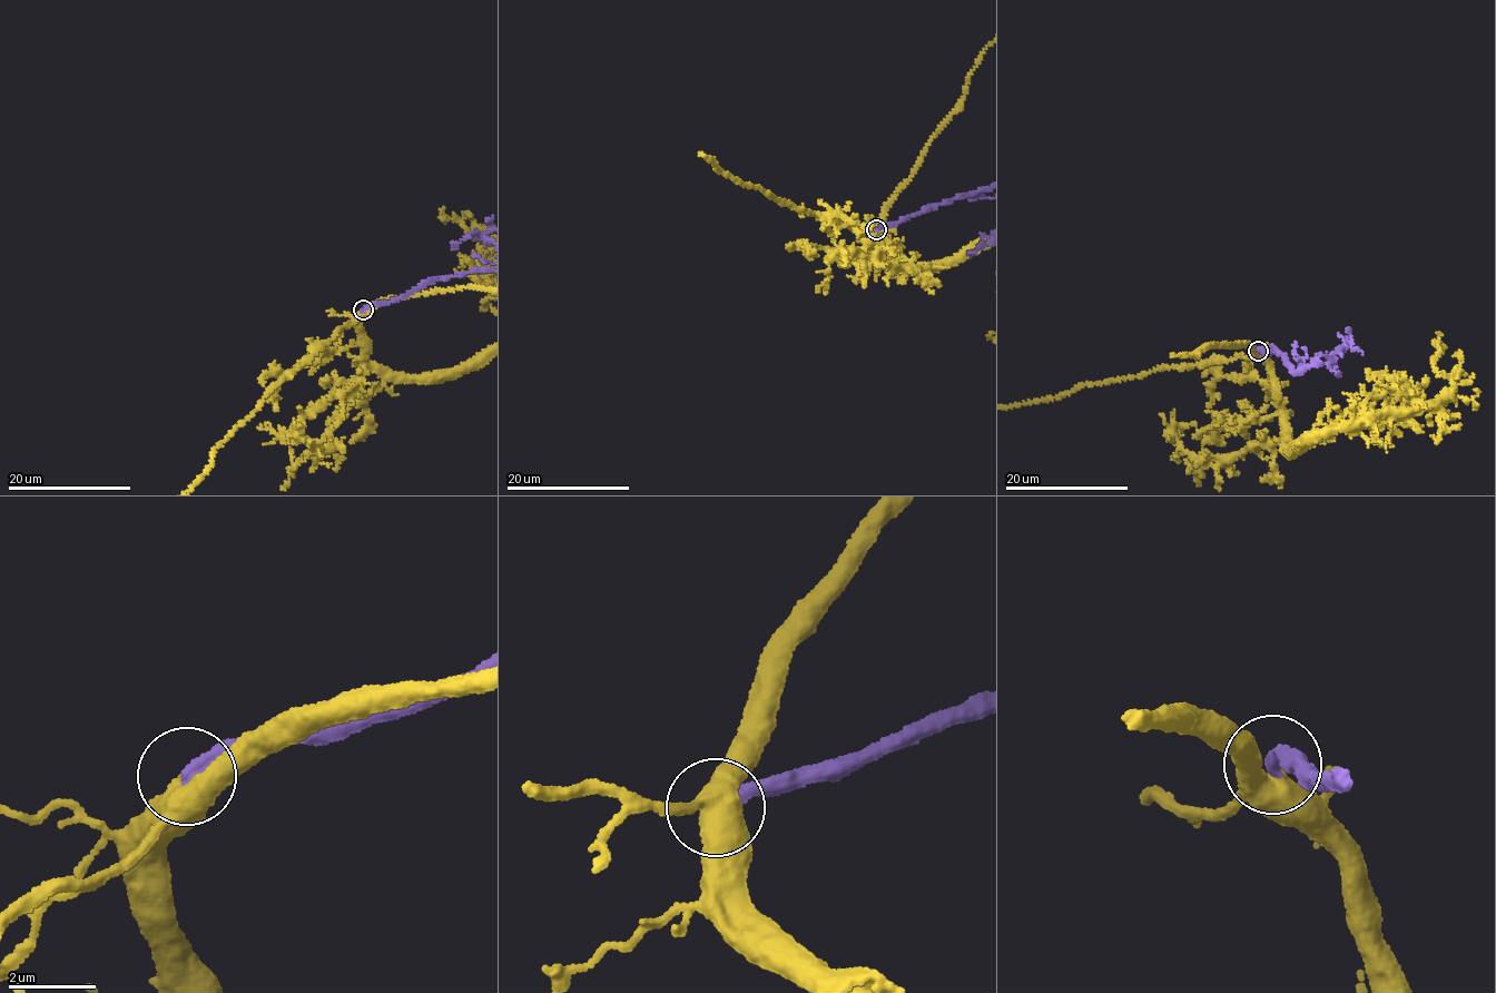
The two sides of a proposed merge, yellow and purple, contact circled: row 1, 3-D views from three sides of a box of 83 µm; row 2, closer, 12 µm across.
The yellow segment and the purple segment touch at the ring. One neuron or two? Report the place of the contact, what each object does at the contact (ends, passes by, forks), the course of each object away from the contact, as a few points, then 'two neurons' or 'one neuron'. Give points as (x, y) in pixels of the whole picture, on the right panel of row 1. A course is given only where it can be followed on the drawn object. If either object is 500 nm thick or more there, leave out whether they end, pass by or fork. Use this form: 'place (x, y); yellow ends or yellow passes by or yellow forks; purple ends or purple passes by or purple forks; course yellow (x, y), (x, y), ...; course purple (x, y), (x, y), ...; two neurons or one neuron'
place (1258, 351); yellow passes by; purple ends; one neuron

